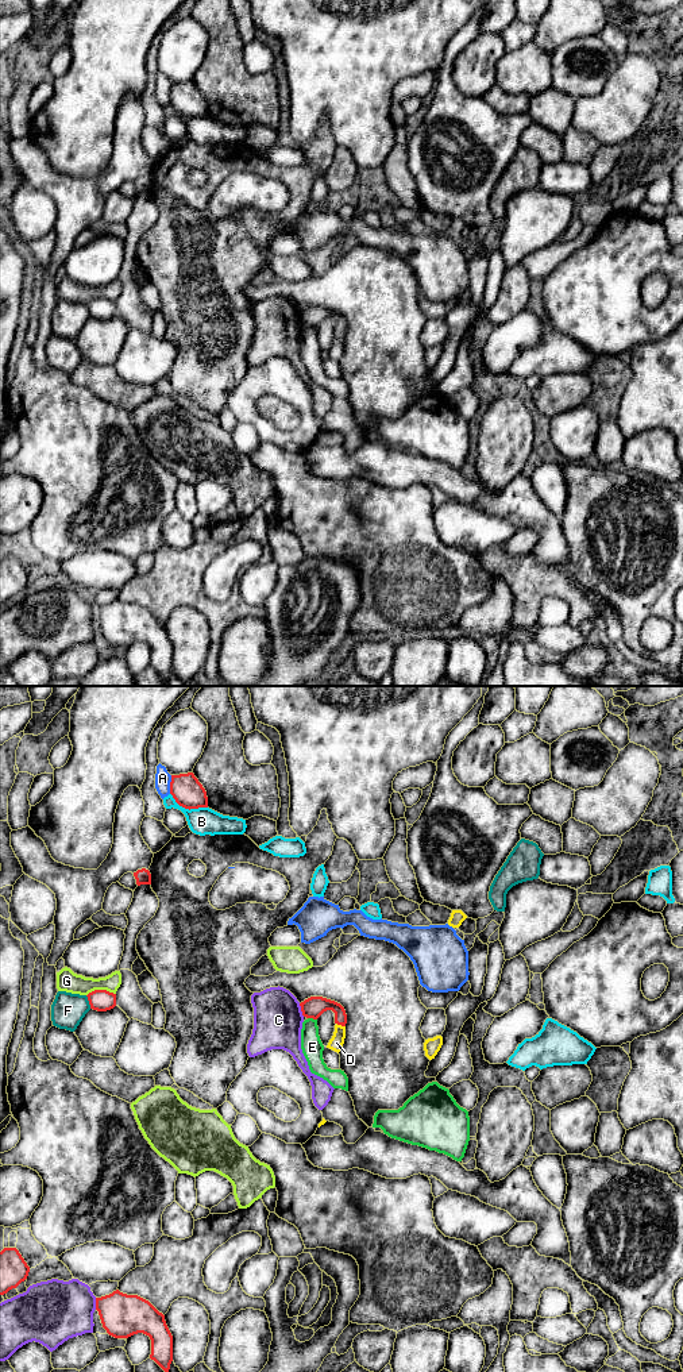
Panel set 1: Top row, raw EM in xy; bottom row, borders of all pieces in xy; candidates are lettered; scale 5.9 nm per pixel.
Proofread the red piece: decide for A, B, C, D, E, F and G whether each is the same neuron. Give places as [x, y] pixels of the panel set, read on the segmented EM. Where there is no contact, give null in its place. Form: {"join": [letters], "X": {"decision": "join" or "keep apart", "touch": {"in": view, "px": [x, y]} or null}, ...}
{"join": ["D"], "A": {"decision": "keep apart", "touch": {"in": "xy", "px": [170, 785]}}, "B": {"decision": "keep apart", "touch": {"in": "xy", "px": [188, 808]}}, "C": {"decision": "keep apart", "touch": {"in": "xy", "px": [301, 1010]}}, "D": {"decision": "join", "touch": {"in": "xy", "px": [340, 1024]}}, "E": {"decision": "keep apart", "touch": {"in": "xy", "px": [312, 1017]}}, "F": {"decision": "keep apart", "touch": {"in": "xy", "px": [89, 1002]}}, "G": {"decision": "keep apart", "touch": {"in": "xy", "px": [100, 990]}}}

